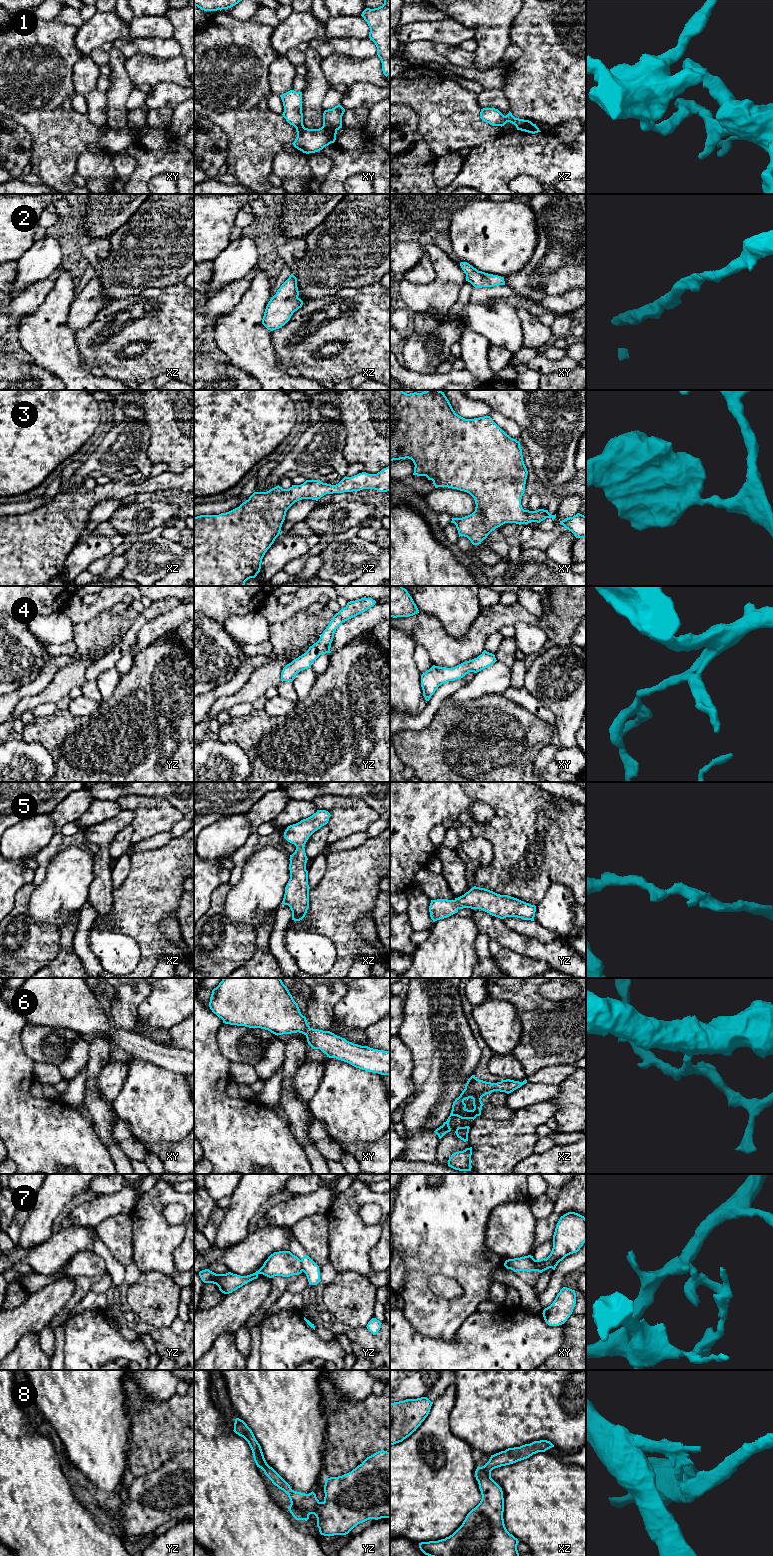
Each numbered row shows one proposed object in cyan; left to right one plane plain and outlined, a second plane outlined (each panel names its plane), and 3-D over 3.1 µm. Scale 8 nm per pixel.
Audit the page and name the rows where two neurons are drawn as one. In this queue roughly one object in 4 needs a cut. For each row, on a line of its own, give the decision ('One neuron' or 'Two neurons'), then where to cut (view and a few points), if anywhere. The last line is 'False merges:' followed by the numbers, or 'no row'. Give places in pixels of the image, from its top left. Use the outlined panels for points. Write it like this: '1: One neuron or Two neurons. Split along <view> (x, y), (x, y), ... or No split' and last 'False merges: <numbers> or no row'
1: Two neurons. Split along xy (323, 125), (336, 130)
2: One neuron. No split
3: One neuron. No split
4: One neuron. No split
5: One neuron. No split
6: One neuron. No split
7: Two neurons. Split along yz (300, 1260), (302, 1270)
8: One neuron. No split
False merges: 1, 7

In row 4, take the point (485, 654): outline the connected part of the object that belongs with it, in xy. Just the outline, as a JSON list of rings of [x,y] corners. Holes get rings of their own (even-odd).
[[[484,650],[481,655],[472,660],[463,662],[453,668],[433,665],[421,675],[423,696],[429,701],[439,686],[449,681],[463,678],[469,672],[477,673],[495,663],[495,655]]]

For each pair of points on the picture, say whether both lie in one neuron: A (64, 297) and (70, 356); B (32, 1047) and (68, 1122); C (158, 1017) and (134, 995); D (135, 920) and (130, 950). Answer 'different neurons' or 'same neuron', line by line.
A: same neuron
B: different neurons
C: different neurons
D: different neurons

